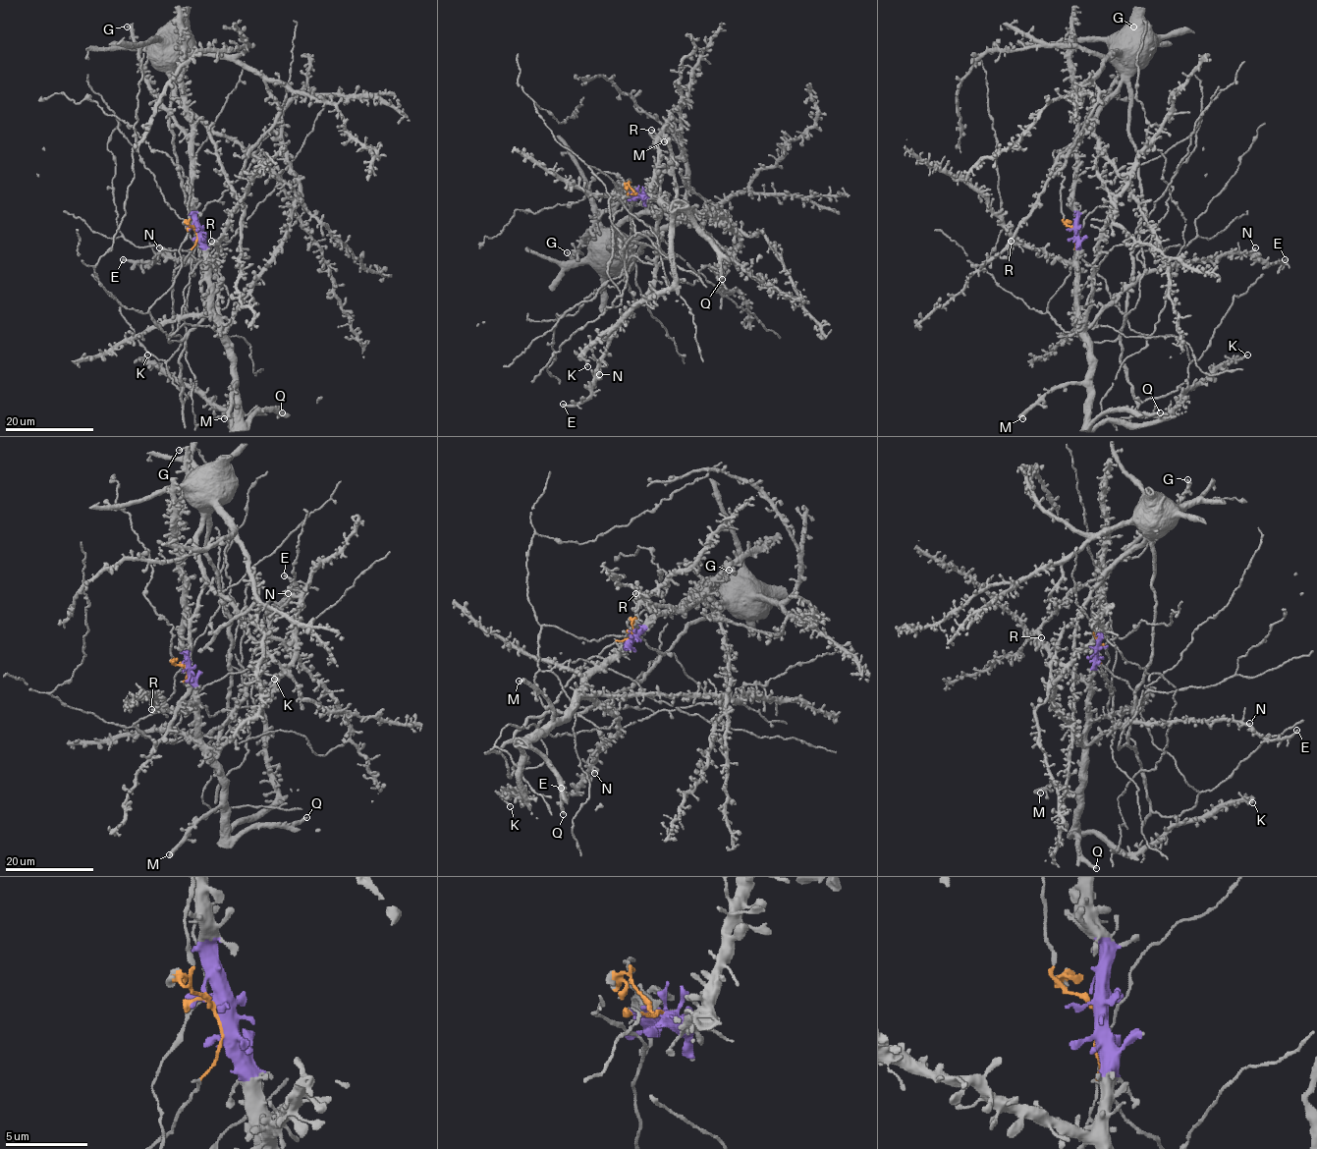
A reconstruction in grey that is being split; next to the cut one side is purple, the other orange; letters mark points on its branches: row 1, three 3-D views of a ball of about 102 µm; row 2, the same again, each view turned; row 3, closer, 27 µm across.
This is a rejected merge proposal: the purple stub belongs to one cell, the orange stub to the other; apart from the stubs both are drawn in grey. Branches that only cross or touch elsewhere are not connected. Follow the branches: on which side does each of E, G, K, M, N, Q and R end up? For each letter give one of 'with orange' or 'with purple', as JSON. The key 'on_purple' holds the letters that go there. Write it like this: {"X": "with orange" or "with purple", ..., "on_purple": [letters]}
{"E": "with purple", "G": "with purple", "K": "with purple", "M": "with purple", "N": "with purple", "Q": "with purple", "R": "with purple", "on_purple": ["E", "G", "K", "M", "N", "Q", "R"]}

